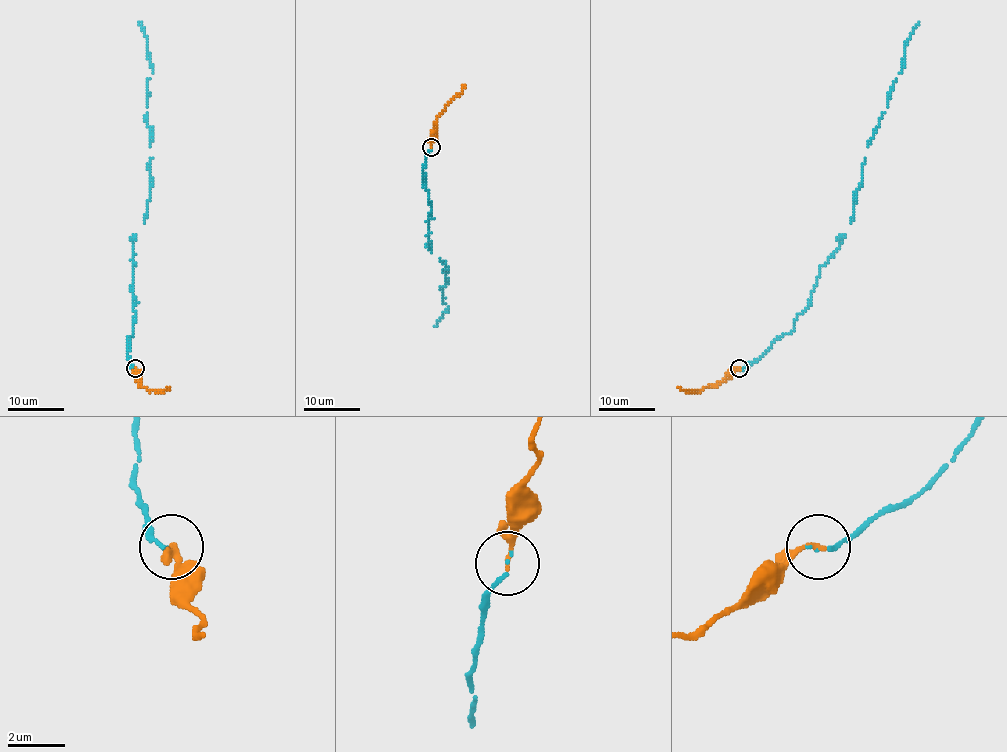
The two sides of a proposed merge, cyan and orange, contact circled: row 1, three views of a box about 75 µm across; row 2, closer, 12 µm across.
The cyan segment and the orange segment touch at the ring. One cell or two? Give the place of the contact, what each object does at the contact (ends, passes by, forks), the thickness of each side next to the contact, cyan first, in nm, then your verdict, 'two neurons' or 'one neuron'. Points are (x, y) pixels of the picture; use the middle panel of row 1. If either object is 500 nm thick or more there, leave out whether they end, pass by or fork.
place (431, 147); cyan ends; orange ends; calibres 130 and 150 nm; one neuron

